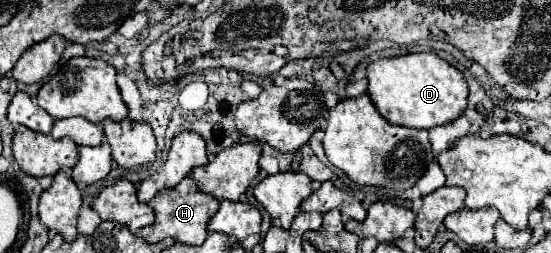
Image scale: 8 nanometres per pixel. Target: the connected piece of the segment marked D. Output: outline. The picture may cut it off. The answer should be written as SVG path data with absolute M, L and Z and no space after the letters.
M410 53L392 59L378 59L368 65L368 95L380 115L392 125L432 129L456 121L468 105L468 85L454 65L434 53Z

